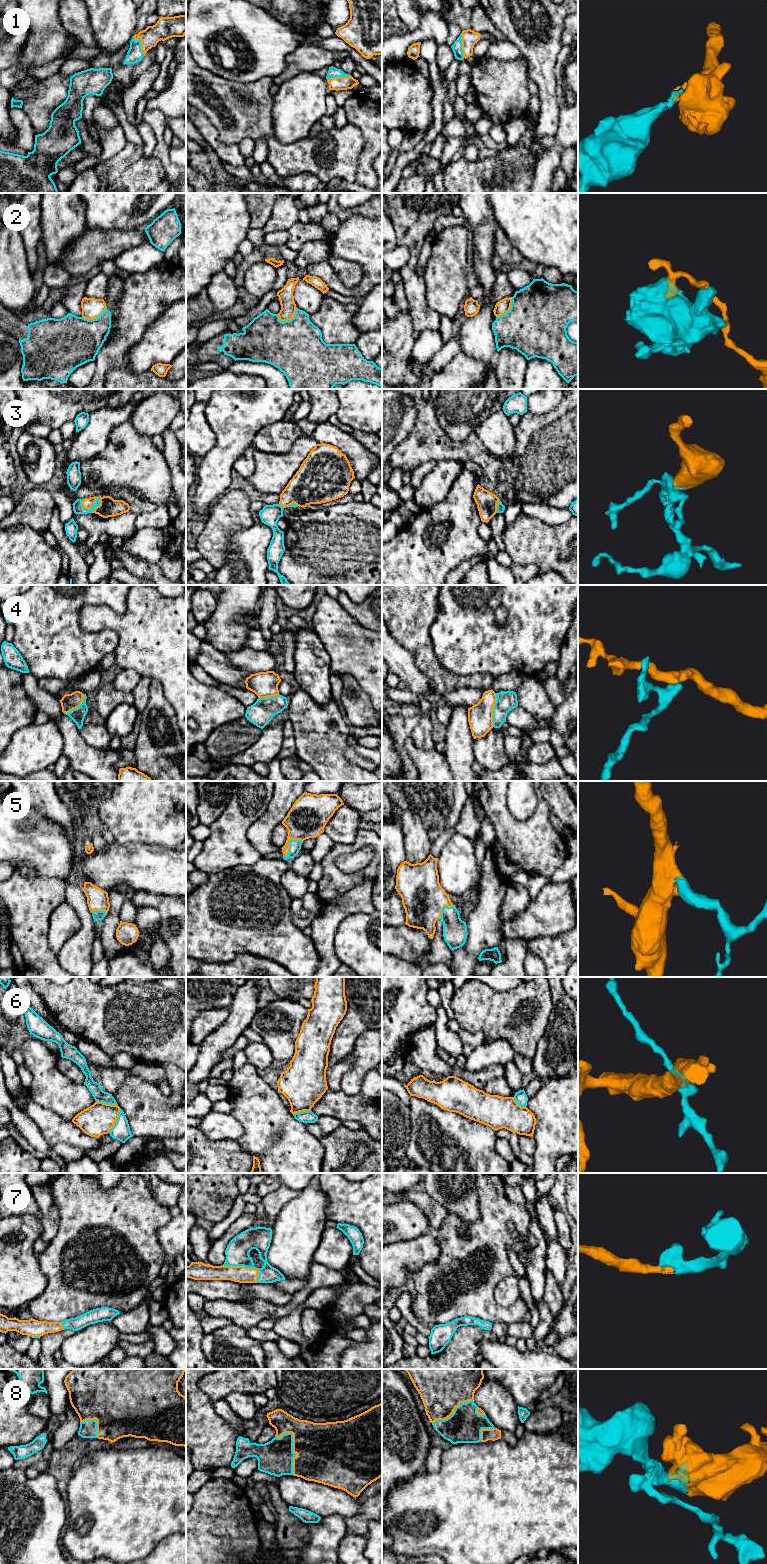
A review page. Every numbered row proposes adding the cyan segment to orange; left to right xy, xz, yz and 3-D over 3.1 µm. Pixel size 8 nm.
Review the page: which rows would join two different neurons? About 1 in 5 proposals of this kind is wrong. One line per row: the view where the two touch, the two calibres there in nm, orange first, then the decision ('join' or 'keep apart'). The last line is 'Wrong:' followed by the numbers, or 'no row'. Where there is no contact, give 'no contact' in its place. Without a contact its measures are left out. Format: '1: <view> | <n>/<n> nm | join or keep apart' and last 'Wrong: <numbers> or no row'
1: xy | 180/120 nm | join
2: xz | 130/440 nm | keep apart
3: xy | 80/80 nm | join
4: yz | 200/160 nm | keep apart
5: xz | 300/100 nm | join
6: xy | 260/150 nm | keep apart
7: xz | 140/190 nm | join
8: xz | 440/280 nm | join
Wrong: 2, 4, 6

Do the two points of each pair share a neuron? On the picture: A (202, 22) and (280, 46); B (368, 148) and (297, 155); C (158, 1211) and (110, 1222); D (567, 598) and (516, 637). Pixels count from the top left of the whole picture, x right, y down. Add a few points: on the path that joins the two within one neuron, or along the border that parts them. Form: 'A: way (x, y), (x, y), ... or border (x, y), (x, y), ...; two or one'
A: way (221, 22), (250, 22), (261, 32); one
B: border (356, 126), (363, 138), (363, 148), (356, 172); two
C: way (146, 1216), (128, 1217), (122, 1222); one
D: way (554, 600), (529, 625); one

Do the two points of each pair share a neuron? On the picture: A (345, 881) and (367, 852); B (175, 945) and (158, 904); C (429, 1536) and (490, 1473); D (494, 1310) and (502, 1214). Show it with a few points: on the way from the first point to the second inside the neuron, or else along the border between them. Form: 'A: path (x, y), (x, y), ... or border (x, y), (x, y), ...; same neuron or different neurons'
A: border (371, 860), (349, 873), (343, 873), (333, 862); different neurons
B: path (169, 935), (165, 930), (165, 914); same neuron
C: path (445, 1521), (477, 1489); same neuron
D: path (489, 1286), (489, 1279), (499, 1259), (499, 1238); same neuron

